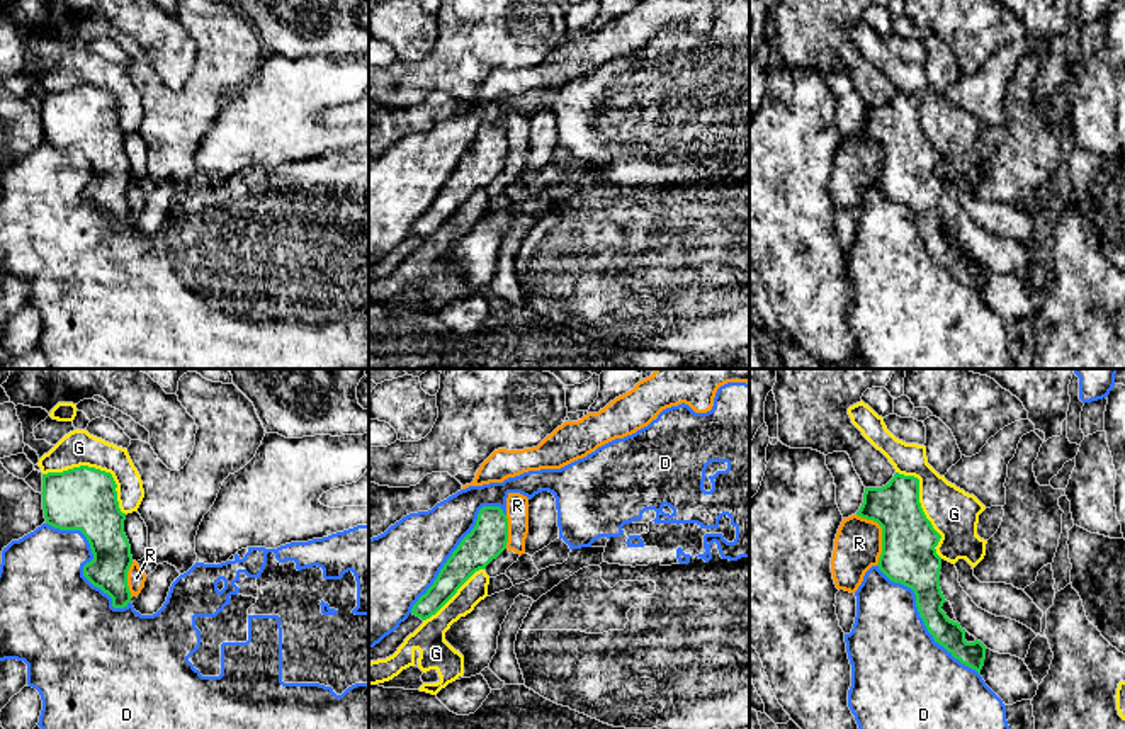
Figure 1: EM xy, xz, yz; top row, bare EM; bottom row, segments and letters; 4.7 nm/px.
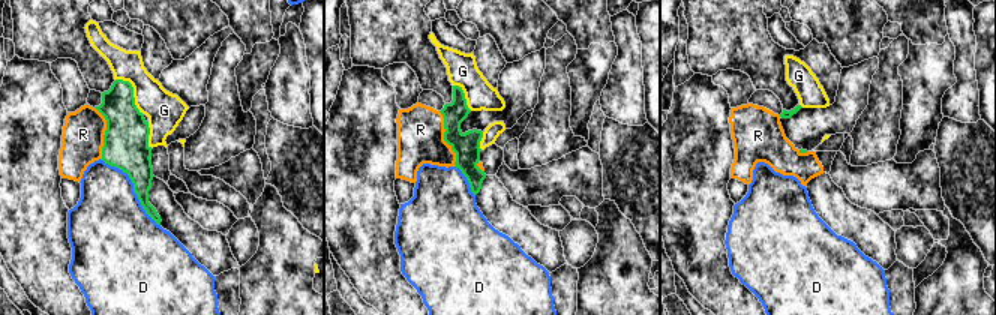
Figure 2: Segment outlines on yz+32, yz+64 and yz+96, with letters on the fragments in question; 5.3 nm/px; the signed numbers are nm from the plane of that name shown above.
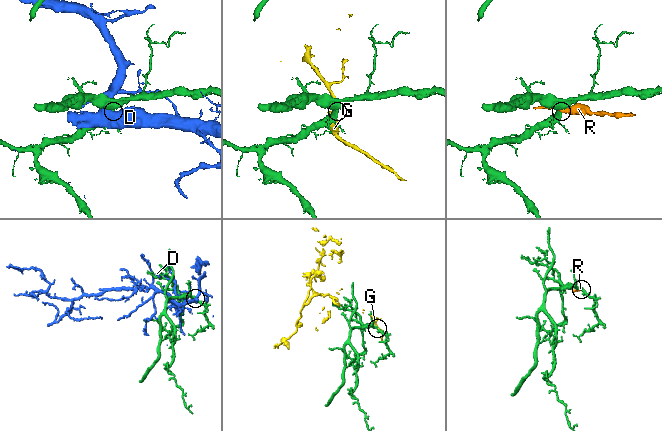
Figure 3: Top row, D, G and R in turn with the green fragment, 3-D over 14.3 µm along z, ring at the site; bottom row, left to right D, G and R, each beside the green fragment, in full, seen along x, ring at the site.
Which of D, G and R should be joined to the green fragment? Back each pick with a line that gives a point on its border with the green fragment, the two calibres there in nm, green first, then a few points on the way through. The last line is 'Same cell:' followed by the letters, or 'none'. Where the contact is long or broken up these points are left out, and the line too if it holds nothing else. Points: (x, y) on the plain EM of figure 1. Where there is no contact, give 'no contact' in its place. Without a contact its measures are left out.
Same cell: none

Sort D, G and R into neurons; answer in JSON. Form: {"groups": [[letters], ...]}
{"groups": [["D"], ["G"], ["R"]]}

